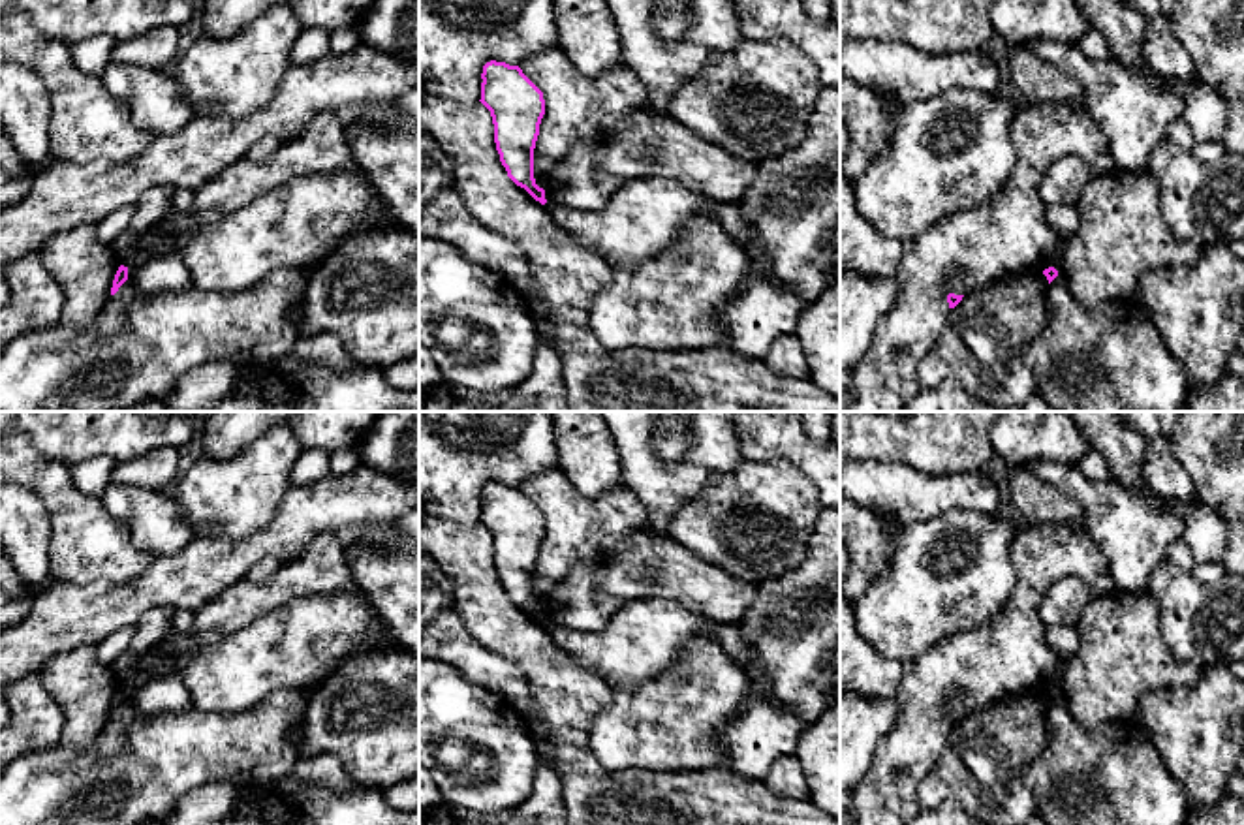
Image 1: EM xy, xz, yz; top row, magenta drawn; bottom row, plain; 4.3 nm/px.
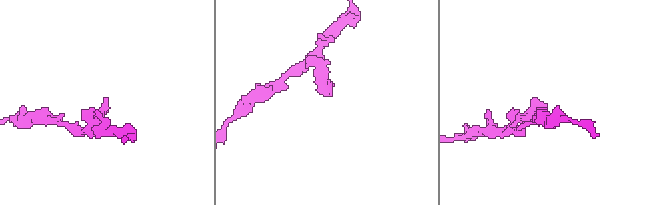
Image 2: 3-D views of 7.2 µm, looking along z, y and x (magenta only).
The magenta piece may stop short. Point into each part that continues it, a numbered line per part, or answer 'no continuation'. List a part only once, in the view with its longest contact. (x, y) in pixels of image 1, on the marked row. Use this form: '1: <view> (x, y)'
no continuation

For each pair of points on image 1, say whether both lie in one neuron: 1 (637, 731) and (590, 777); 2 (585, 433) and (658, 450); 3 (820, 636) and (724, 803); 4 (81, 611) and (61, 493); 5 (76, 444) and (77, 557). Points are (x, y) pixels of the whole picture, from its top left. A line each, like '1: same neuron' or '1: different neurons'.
1: different neurons
2: different neurons
3: different neurons
4: different neurons
5: different neurons

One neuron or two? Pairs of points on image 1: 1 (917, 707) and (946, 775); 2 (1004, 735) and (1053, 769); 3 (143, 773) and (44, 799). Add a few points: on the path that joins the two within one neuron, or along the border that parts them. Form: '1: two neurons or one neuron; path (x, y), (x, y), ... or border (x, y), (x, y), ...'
1: two neurons; border (949, 730), (938, 762), (923, 778), (919, 797)
2: two neurons; border (1047, 713), (1043, 747), (1025, 775), (1036, 801)
3: one neuron; path (119, 775), (94, 777), (68, 795)

